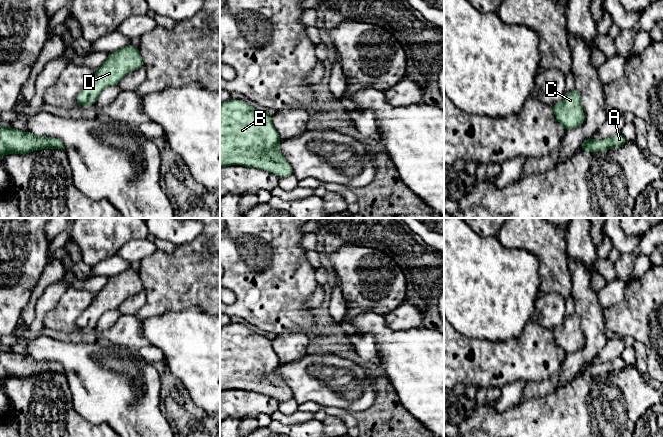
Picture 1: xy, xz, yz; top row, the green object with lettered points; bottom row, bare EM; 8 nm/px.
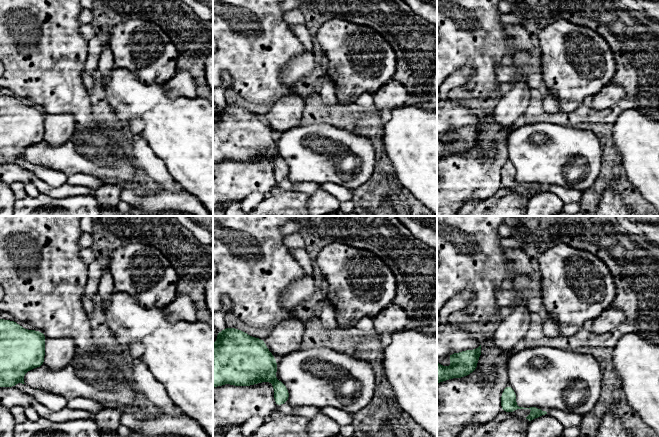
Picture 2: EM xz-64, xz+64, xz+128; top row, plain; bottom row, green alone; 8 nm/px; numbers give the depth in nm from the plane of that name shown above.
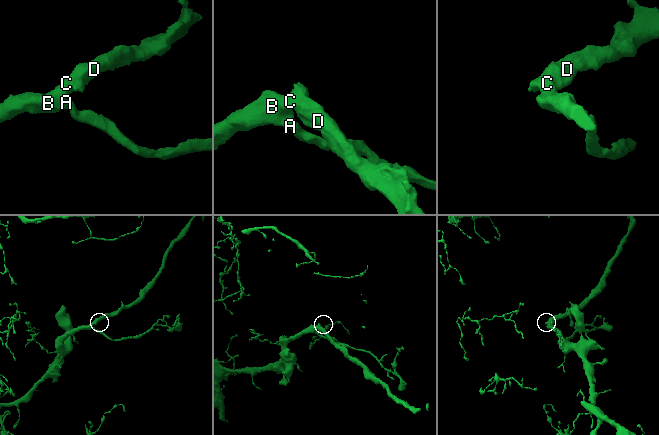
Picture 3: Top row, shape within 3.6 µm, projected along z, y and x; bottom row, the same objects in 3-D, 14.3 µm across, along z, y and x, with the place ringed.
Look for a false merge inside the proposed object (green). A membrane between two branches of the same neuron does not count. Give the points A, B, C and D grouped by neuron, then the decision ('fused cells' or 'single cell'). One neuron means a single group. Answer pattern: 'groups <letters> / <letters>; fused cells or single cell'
groups A B C D; single cell

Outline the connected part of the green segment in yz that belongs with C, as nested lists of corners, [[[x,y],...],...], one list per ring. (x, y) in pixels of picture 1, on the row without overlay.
[[[576,312],[572,316],[565,317],[562,324],[551,331],[565,355],[580,351],[585,346],[581,318]]]

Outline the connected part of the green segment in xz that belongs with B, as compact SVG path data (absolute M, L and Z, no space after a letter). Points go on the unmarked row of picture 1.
M238 323L220 328L220 392L243 389L290 400L293 393L283 382L280 367L271 338Z

